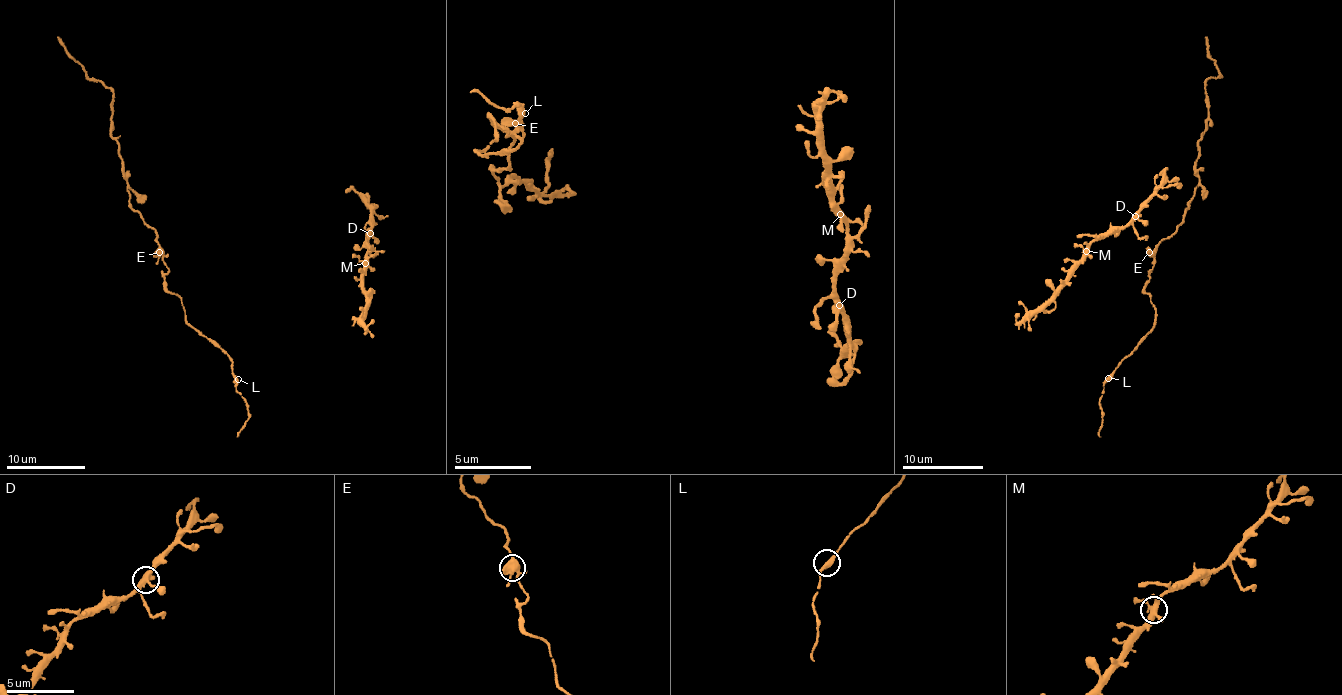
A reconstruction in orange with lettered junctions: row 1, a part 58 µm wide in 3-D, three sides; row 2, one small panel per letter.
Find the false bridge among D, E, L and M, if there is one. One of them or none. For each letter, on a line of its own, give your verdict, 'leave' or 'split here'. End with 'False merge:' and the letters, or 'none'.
D: leave
E: leave
L: leave
M: leave
False merge: none

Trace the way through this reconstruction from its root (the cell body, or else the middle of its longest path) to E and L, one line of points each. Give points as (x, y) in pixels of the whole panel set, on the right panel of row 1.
E: (1144, 340), (1156, 323), (1155, 308), (1144, 289), (1154, 263), (1148, 252)
L: (1144, 340), (1141, 339), (1108, 378)

